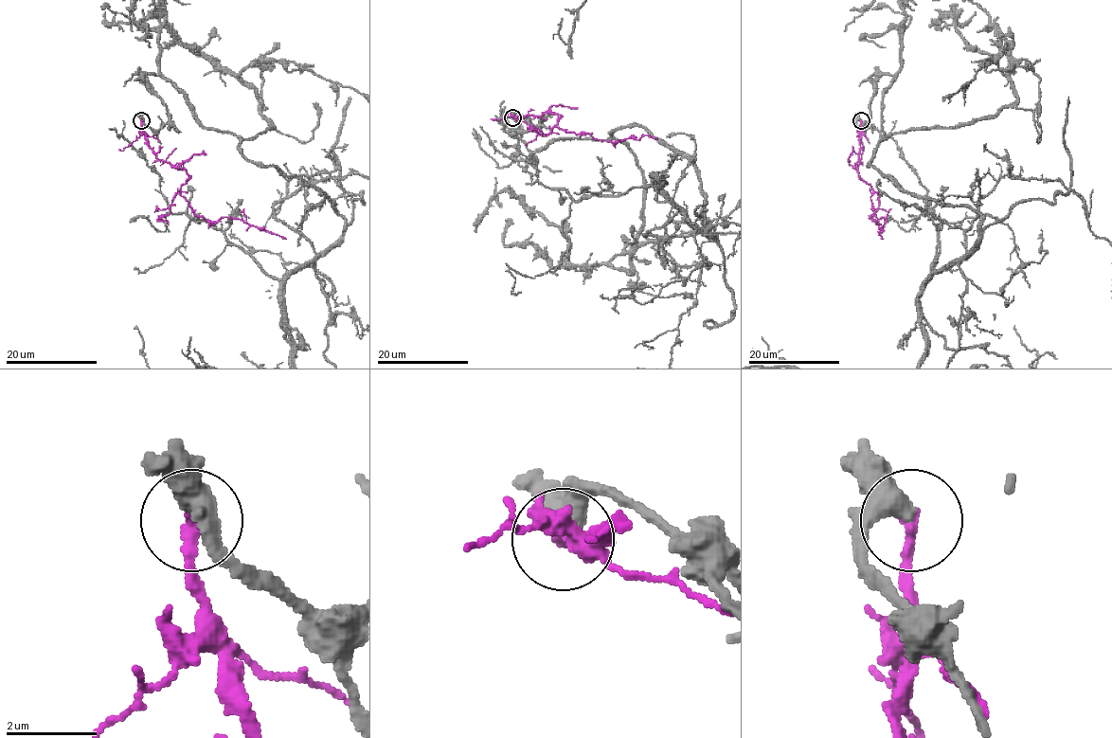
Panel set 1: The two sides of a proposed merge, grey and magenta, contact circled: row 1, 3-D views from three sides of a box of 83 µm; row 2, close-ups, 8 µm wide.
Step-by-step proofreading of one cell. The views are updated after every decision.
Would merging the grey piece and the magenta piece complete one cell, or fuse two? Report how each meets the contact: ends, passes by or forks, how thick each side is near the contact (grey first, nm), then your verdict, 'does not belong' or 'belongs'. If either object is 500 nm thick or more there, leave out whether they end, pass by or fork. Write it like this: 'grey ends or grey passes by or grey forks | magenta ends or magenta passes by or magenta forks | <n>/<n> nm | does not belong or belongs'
grey passes by | magenta ends | 400/280 nm | does not belong

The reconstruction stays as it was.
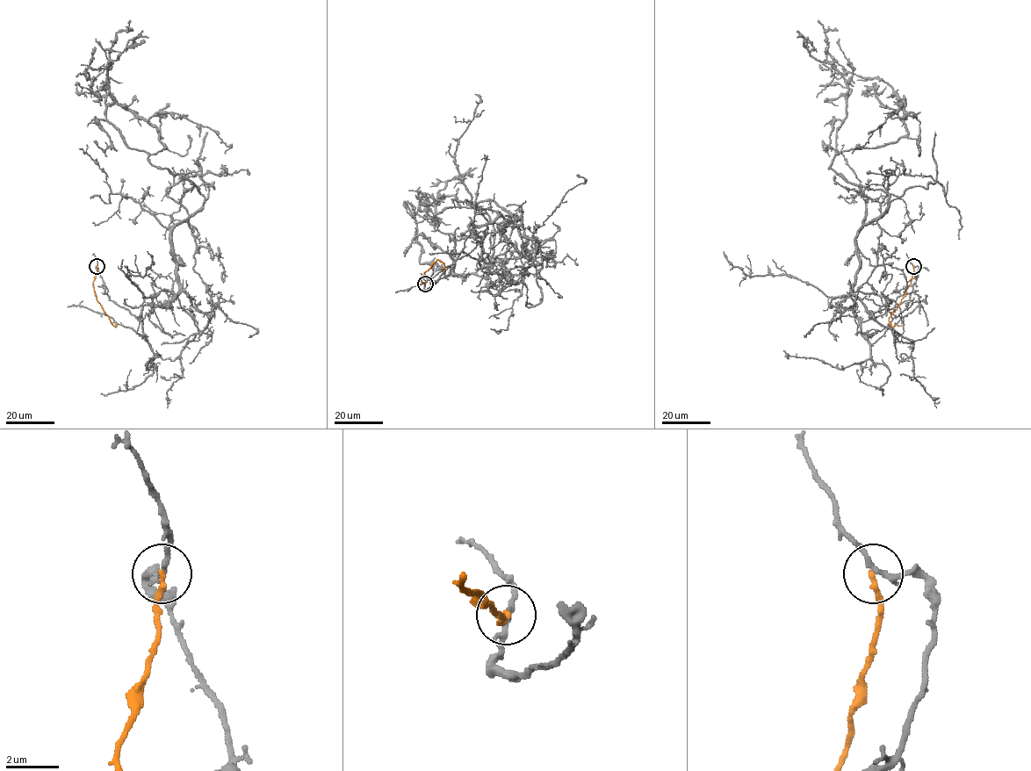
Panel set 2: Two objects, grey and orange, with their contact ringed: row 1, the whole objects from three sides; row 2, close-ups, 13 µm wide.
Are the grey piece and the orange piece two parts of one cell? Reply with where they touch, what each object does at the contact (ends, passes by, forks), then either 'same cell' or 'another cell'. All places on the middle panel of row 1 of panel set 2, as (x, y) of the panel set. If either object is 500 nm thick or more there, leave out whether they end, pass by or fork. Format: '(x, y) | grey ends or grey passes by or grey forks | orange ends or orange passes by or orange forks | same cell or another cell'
(425, 284) | grey passes by | orange ends | another cell

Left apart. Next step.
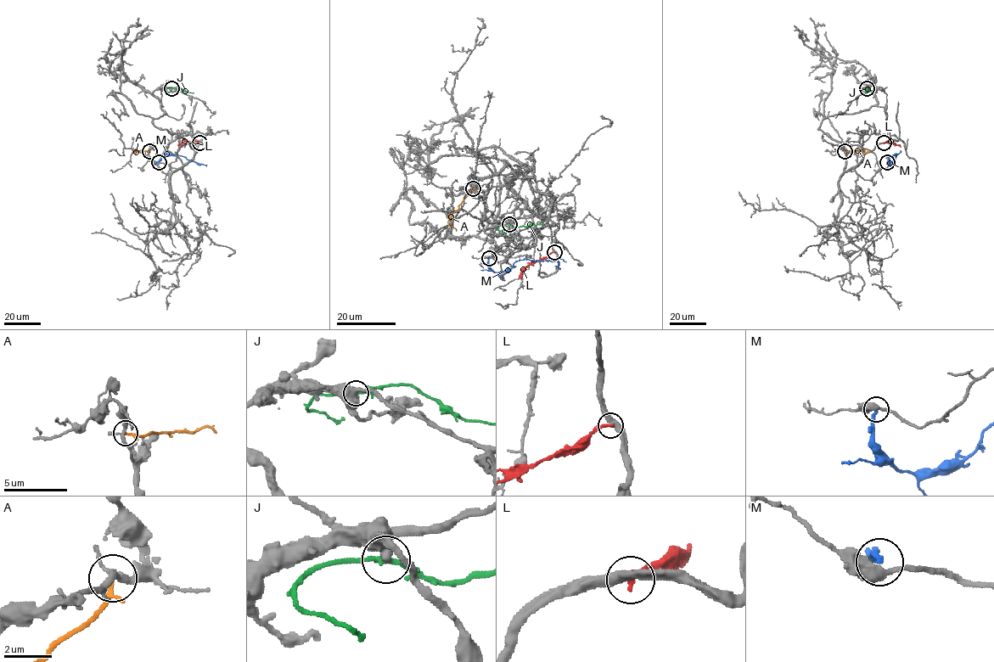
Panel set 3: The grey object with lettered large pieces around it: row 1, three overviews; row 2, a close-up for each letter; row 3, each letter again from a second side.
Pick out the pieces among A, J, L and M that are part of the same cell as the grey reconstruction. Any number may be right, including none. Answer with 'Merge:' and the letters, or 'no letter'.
Merge: no letter

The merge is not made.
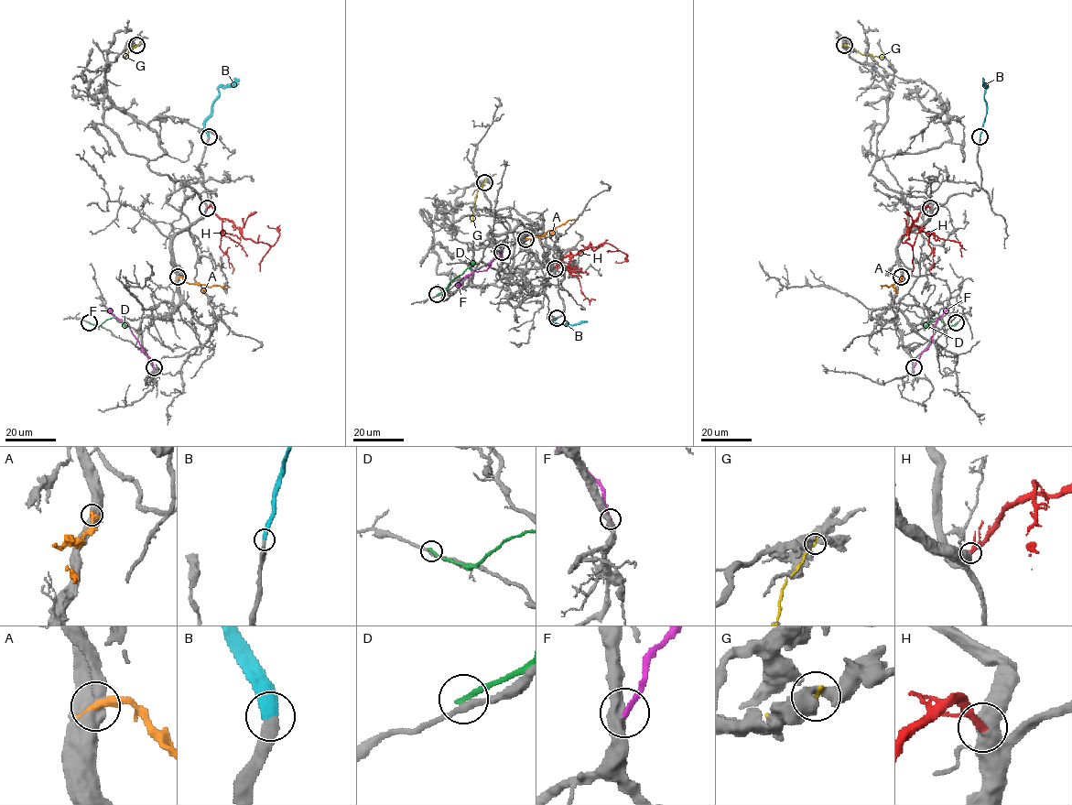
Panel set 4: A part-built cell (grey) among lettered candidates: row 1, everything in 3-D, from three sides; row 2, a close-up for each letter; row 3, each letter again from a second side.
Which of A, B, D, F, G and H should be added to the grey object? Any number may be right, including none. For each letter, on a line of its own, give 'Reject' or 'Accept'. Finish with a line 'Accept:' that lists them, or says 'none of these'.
A: Reject
B: Accept
D: Reject
F: Reject
G: Reject
H: Accept
Accept: B, H

